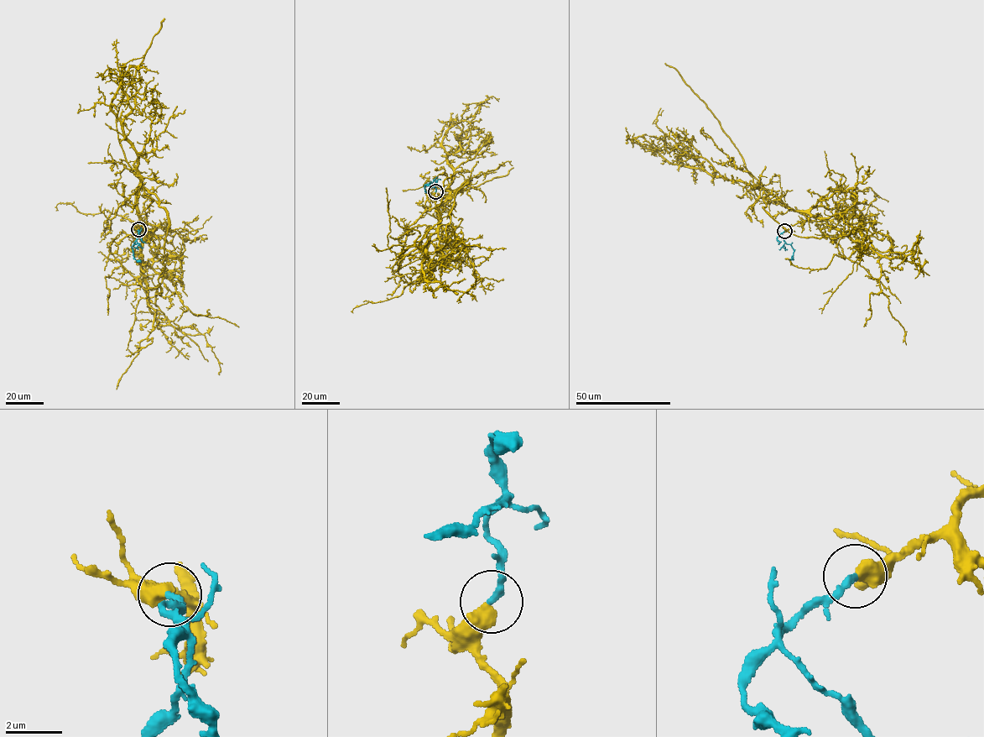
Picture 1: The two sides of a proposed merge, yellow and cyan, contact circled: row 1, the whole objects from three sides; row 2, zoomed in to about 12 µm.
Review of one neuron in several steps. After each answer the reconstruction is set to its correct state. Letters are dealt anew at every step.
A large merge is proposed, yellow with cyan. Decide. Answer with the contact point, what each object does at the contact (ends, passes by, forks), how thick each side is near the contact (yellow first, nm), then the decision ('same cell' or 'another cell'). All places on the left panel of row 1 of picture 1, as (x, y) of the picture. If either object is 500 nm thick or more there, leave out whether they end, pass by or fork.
(138, 229) | 500/240 nm | same cell

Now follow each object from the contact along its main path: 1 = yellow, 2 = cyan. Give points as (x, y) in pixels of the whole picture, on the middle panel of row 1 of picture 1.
1: (435, 191), (439, 222), (438, 208), (453, 179), (441, 143), (445, 130), (492, 96), (498, 99)
2: (435, 191), (436, 185), (424, 191), (424, 185), (431, 181)

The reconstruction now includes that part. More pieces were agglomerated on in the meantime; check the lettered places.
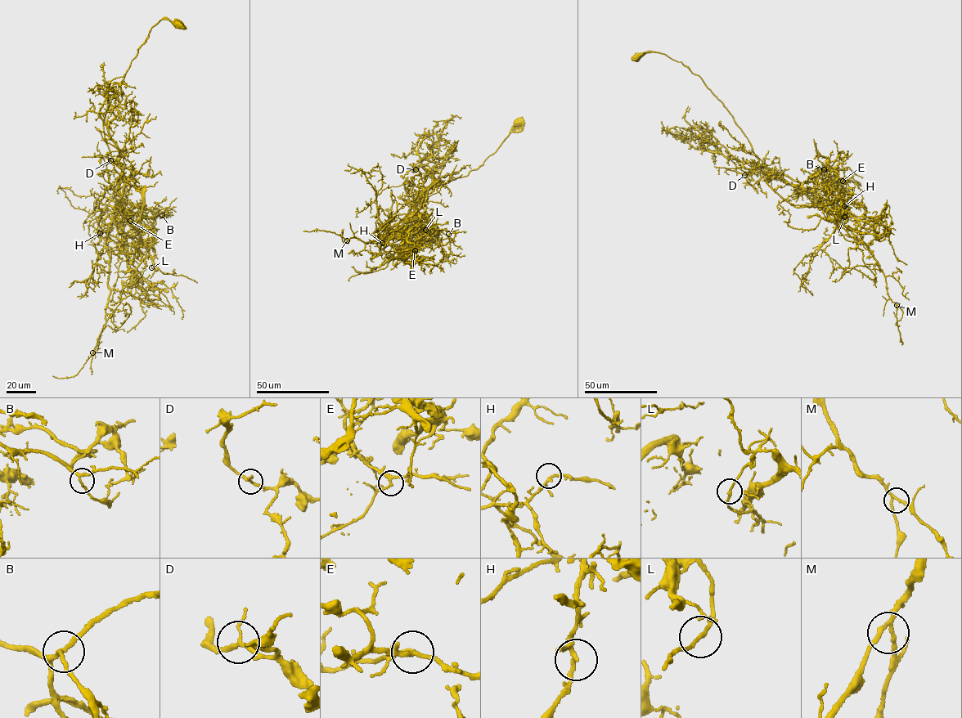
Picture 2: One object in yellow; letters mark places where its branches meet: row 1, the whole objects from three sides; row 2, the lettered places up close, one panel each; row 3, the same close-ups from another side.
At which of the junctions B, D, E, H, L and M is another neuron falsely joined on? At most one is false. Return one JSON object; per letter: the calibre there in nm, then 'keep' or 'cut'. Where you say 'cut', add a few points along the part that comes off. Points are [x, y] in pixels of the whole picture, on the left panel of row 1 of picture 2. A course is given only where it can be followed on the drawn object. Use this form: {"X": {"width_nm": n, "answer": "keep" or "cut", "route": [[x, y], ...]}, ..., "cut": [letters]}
{"B": {"width_nm": 150, "answer": "keep"}, "D": {"width_nm": 170, "answer": "keep"}, "E": {"width_nm": 180, "answer": "keep"}, "H": {"width_nm": 170, "answer": "keep"}, "L": {"width_nm": 130, "answer": "cut", "route": [[151, 267], [155, 228], [114, 197], [122, 180], [106, 242], [105, 325], [77, 374], [52, 375]]}, "M": {"width_nm": 180, "answer": "keep"}, "cut": ["L"]}

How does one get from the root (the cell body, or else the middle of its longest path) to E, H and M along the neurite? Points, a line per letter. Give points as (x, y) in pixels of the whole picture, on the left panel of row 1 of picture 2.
E: (178, 24), (164, 19), (151, 27), (104, 119), (105, 142), (121, 170), (117, 206), (130, 221)
H: (178, 24), (164, 19), (151, 27), (108, 108), (105, 138), (121, 170), (120, 198), (108, 231), (100, 233)
M: (178, 24), (164, 19), (151, 27), (104, 119), (105, 142), (122, 172), (107, 235), (105, 322), (92, 352)

